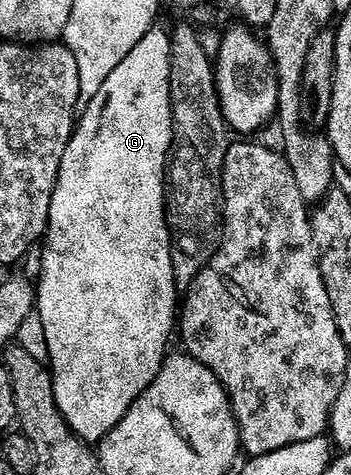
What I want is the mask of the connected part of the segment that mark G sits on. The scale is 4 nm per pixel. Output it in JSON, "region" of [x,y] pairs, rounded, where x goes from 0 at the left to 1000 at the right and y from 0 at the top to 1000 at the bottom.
{"region":[[[439,59],[373,101],[362,126],[293,168],[293,185],[271,194],[271,211],[239,225],[208,278],[208,293],[191,303],[191,320],[179,320],[179,345],[168,354],[168,379],[145,421],[140,448],[140,482],[123,503],[128,528],[117,535],[117,596],[103,596],[105,640],[100,653],[123,669],[125,697],[134,703],[134,728],[142,749],[134,768],[151,792],[157,842],[168,867],[179,867],[179,884],[222,914],[239,931],[282,935],[362,876],[373,851],[396,842],[396,834],[442,800],[442,792],[467,766],[476,739],[484,735],[481,709],[496,709],[499,680],[510,669],[510,613],[493,562],[493,505],[481,491],[476,457],[476,352],[493,312],[493,221],[487,219],[487,101],[493,84],[484,65]]]}

